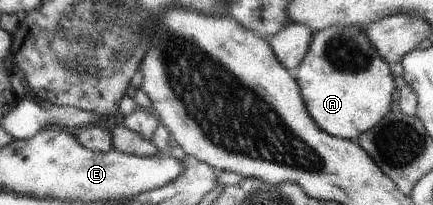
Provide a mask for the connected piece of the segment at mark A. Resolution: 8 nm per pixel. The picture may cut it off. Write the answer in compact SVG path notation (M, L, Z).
M331 25L316 32L311 39L309 51L293 73L309 115L325 133L333 137L356 141L390 112L393 91L396 88L394 76L387 61L379 55L365 35L363 25Z

